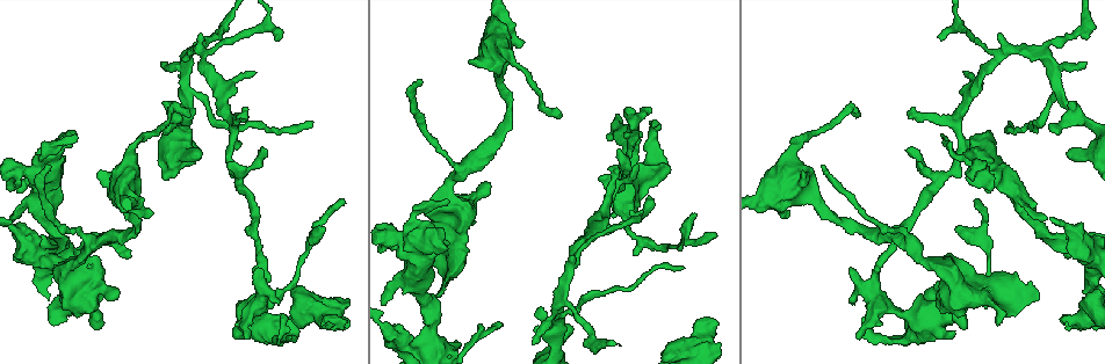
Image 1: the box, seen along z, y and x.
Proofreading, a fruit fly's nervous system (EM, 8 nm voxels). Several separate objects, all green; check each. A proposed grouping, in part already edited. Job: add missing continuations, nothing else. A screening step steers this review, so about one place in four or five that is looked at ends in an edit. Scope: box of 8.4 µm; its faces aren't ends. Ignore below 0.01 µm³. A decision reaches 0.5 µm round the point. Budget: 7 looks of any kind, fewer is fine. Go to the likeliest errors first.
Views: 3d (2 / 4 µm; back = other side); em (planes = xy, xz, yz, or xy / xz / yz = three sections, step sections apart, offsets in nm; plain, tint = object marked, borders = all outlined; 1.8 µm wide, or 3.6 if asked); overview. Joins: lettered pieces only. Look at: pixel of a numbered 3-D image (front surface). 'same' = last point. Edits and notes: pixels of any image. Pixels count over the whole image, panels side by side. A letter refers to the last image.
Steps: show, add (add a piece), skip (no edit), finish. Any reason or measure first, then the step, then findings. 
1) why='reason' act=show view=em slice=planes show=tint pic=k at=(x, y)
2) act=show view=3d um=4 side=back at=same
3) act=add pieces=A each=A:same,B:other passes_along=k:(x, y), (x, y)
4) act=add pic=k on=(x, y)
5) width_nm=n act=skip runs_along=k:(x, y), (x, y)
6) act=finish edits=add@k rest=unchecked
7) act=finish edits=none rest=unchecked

why='sharp bend' act=show view=em slice=planes show=plain pic=1 at=(709, 333)

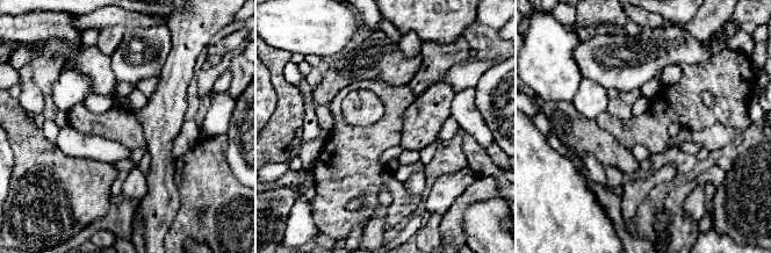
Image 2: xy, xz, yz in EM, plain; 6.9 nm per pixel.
act=show view=em slice=planes show=borders at=same

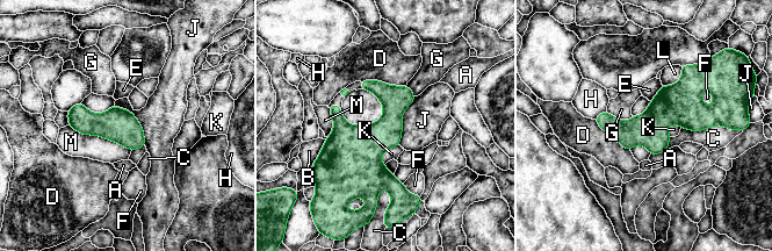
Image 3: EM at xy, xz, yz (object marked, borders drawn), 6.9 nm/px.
act=skip each=A:other,B:other,C:other,D:other,E:other,F:other,G:other,H:other,J:other,K:other,L:other,M:other border=3:(114, 105), (134, 115), (145, 145) found='no lettered piece goes on from it'

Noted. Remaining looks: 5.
why='branch stops here' act=show view=em slice=planes show=borders pic=1 at=(1067, 152)

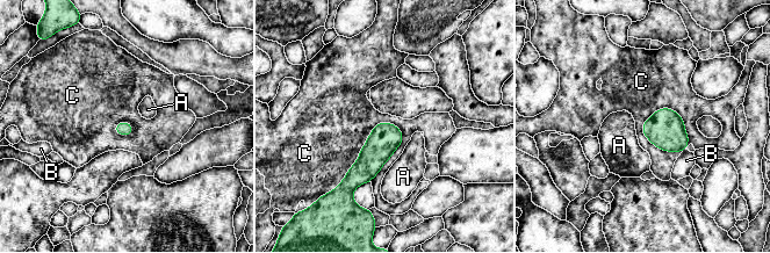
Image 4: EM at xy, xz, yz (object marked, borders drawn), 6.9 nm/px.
longest_contact=C:600nm act=skip each=A:other,B:other,C:other border=4:(401, 130), (380, 122), (335, 187) found='none of them fits'

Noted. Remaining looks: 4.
why='free end' act=show view=3d um=4 pic=1 at=(822, 165)

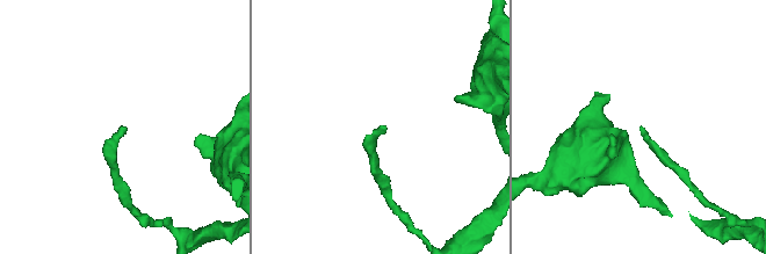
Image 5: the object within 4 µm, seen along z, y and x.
act=show view=em slice=yz step=4 show=borders pic=5 at=(383, 127)

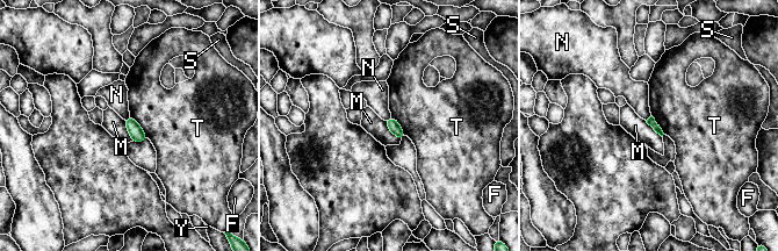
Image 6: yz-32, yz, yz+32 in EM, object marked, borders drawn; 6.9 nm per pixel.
act=skip each=F:other,M:other,N:other,S:other,T:other,Y:other border=6:(123, 120), (132, 141) found='no lettered piece goes on from it'

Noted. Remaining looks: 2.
act=finish edits=none rest=unchecked

